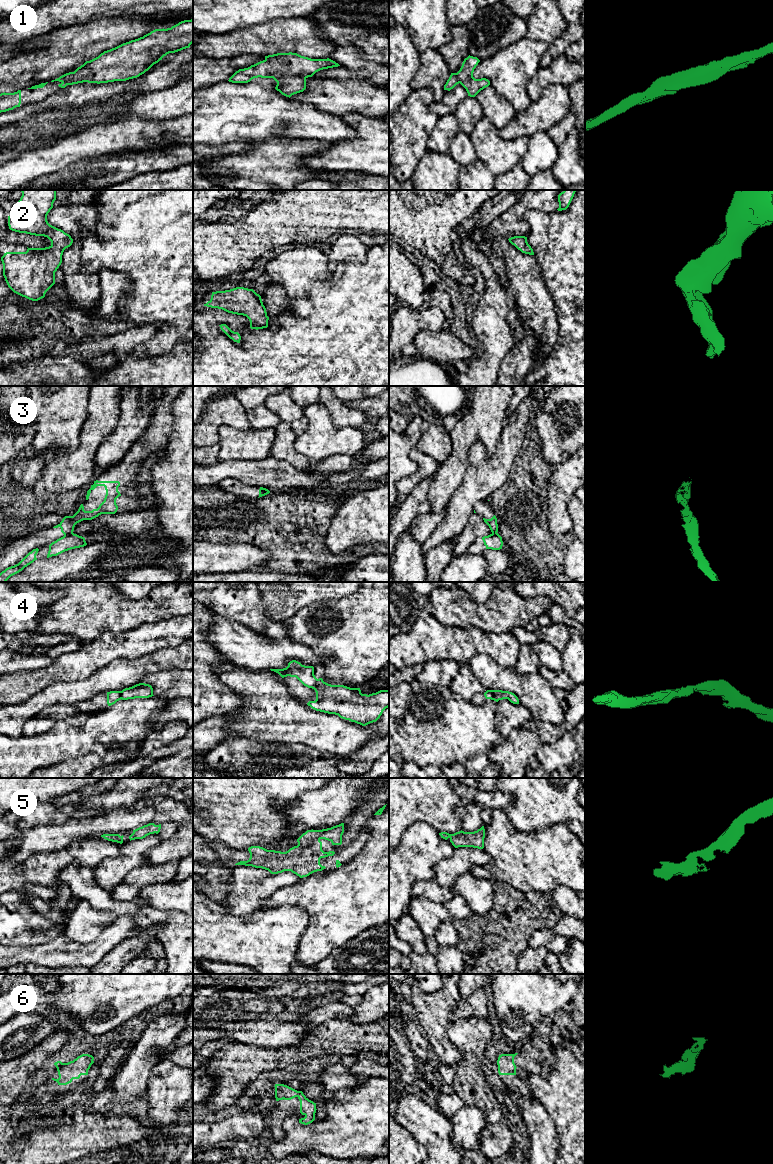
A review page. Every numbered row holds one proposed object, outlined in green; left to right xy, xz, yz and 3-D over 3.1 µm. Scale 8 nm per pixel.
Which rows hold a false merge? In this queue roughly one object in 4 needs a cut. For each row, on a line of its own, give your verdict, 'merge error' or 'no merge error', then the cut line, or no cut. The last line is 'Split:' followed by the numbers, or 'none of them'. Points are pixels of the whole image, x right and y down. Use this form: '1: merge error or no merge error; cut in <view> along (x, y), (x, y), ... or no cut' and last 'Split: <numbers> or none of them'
1: no merge error; no cut
2: no merge error; no cut
3: merge error; cut in xy along (72, 532), (64, 535)
4: no merge error; no cut
5: no merge error; no cut
6: no merge error; no cut
Split: 3

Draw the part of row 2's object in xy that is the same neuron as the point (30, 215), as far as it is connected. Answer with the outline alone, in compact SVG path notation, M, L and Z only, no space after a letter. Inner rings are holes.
M21 190L22 196L16 203L13 213L8 216L9 229L19 233L26 233L35 236L44 236L51 241L51 245L45 248L28 248L26 252L6 252L1 257L3 264L3 276L8 287L16 294L32 301L38 301L45 297L46 292L55 284L55 272L62 263L62 255L66 248L70 247L73 239L63 230L50 225L47 215L53 208L56 200L56 190Z

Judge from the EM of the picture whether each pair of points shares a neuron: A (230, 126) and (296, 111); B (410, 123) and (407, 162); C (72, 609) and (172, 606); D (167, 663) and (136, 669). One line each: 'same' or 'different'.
A: same
B: same
C: same
D: same

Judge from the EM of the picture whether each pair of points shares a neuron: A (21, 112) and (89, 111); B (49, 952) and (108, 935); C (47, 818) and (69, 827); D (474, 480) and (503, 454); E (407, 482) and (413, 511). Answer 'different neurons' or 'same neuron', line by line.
A: different neurons
B: same neuron
C: different neurons
D: same neuron
E: different neurons

